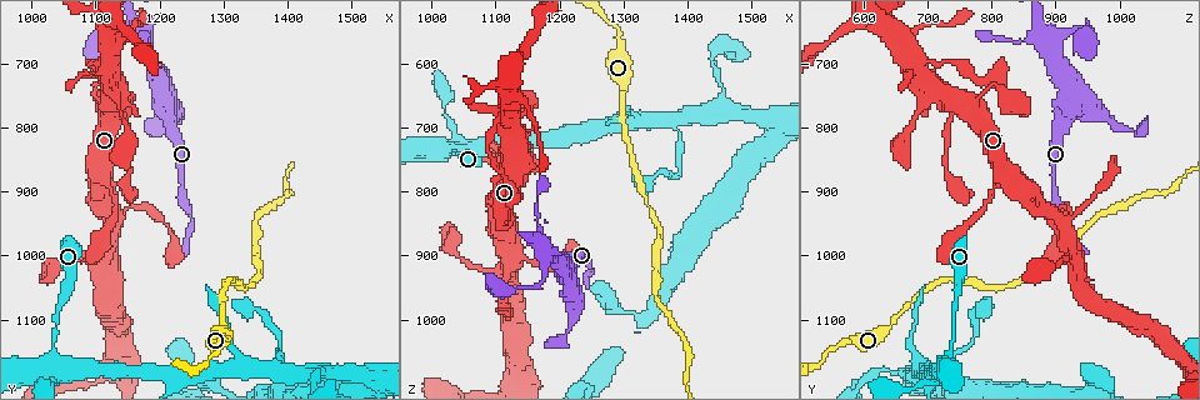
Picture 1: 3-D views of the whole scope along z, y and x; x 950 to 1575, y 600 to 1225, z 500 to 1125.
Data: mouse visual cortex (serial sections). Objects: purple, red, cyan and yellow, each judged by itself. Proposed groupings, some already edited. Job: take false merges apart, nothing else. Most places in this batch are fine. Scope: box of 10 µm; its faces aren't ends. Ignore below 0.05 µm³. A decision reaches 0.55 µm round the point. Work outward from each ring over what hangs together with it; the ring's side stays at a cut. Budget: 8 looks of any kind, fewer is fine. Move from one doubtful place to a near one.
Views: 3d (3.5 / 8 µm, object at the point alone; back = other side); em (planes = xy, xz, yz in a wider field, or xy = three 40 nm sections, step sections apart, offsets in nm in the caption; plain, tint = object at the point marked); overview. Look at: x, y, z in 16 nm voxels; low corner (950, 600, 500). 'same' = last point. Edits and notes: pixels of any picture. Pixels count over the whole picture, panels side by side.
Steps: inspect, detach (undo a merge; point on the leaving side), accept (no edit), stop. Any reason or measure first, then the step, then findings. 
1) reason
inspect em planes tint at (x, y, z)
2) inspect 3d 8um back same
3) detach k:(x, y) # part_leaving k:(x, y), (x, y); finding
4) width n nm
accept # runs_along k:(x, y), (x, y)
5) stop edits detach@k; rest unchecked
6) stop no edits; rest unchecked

narrows sharply
inspect 3d 3.5um at (1210, 800, 1015)

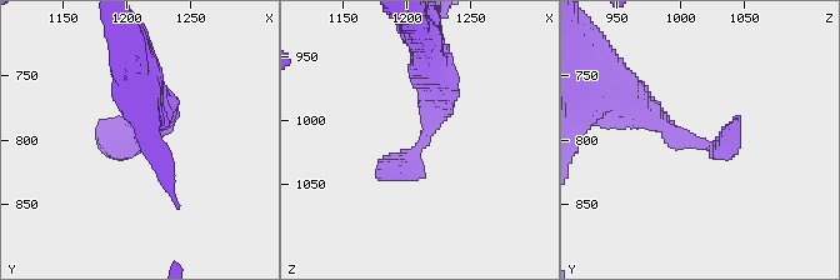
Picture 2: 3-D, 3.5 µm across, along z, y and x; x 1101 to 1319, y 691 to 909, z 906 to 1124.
inspect em xy step 3 tint at (1210, 802, 1014)

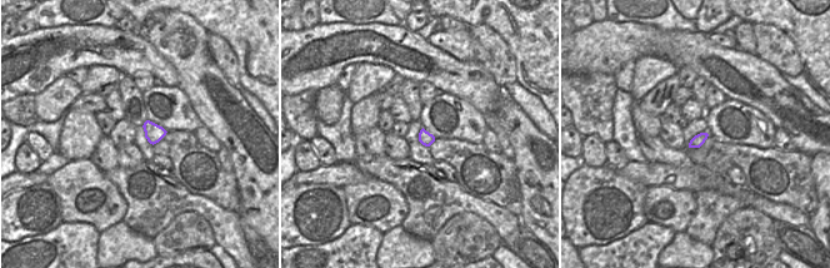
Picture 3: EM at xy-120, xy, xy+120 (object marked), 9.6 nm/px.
accept # runs_along 2:(434, 74), (426, 138), (388, 176); continuous, no second cell

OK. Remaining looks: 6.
three-way junction
inspect em xy step 1 tint at (1120, 935, 935)

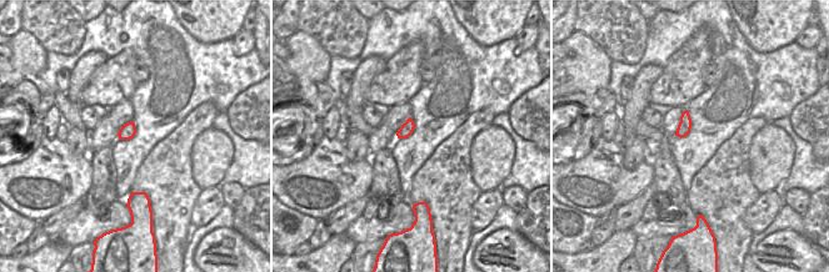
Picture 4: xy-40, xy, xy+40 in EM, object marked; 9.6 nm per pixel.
inspect 3d 3.5um same

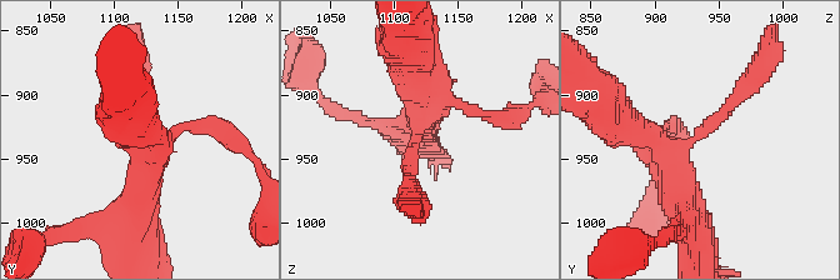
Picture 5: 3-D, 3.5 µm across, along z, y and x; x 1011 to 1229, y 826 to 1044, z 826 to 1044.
arms 3; arm_widths 150, 400, 400 nm
accept # runs_along 5:(630, 128), (669, 154), (753, 78); one cell here

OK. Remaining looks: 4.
four or more arms meet
inspect 3d 8um back at (1030, 1175, 730)

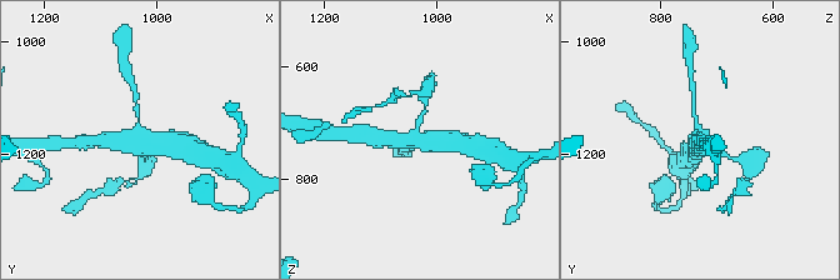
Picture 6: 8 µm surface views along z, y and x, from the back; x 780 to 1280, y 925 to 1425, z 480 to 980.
shape alone is not enough
inspect em planes tint same

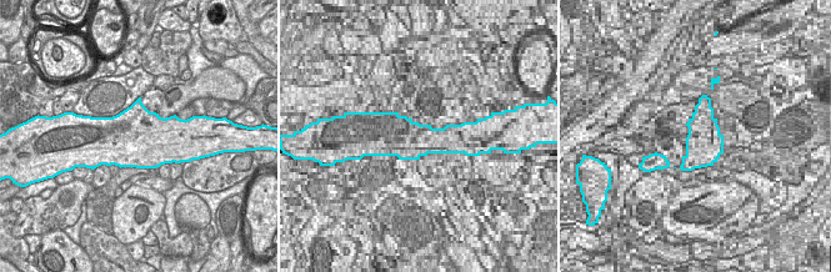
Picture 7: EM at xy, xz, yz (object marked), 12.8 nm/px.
accept # runs_along 6:(135, 103), (140, 139), (105, 141); continuous, no second cell

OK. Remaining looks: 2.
three-way junction
inspect 3d 3.5um at (1370, 1175, 690)

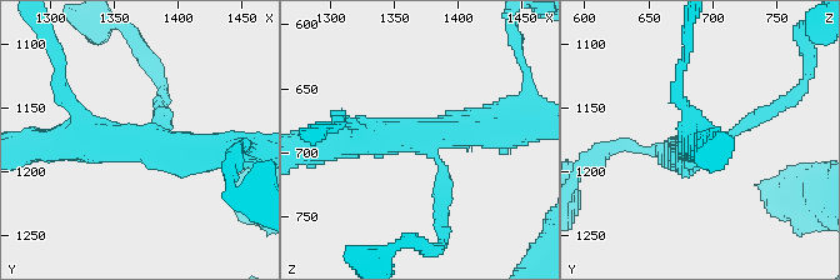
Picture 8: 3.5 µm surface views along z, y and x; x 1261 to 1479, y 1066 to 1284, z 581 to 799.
now the EM
inspect em xy step 5 tint at (1372, 1178, 688)

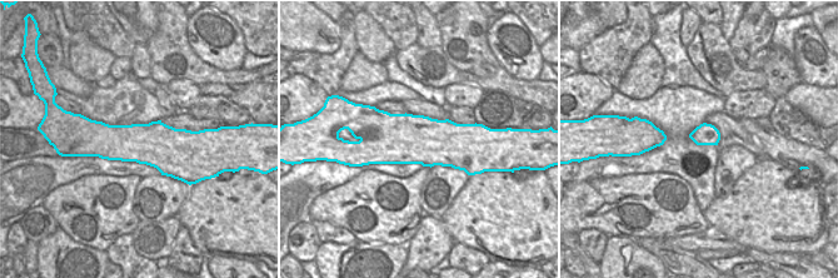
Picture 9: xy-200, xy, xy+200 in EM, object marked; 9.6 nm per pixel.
arm_widths 200, 300, 450 nm
accept # runs_along 8:(341, 144), (506, 129); continuous, no second cell

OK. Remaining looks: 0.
stop no edits; rest unchecked

